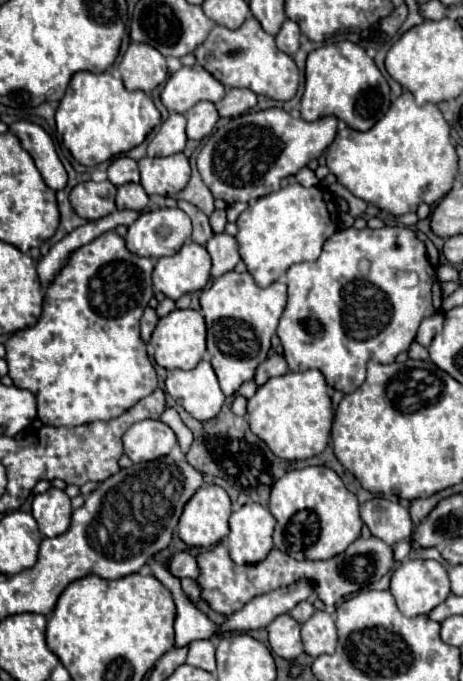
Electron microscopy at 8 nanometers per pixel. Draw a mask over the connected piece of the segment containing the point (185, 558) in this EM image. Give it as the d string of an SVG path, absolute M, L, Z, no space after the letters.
M176 553L168 565L170 573L178 579L182 577L198 577L198 565L196 565L196 559L190 555L190 553Z

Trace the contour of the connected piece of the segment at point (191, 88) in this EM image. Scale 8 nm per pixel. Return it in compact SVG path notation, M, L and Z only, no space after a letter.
M192 65L182 67L168 77L160 99L168 111L186 113L200 101L216 103L224 93L226 89L218 79L214 79L214 75L210 75L202 65Z

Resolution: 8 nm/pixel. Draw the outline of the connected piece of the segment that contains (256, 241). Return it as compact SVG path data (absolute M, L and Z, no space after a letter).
M288 183L286 187L250 203L236 221L238 251L258 287L278 281L290 265L318 259L324 241L338 231L338 211L334 197L324 187L302 187Z

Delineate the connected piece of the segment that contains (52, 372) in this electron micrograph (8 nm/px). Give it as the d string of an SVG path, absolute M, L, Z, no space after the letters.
M108 231L92 243L80 247L70 263L58 273L46 289L44 311L36 325L16 331L6 343L8 375L16 387L28 389L38 397L38 417L54 427L76 427L92 421L108 421L134 403L150 395L156 383L156 371L148 359L146 345L140 339L140 317L144 305L152 299L152 259L132 255L116 231Z

